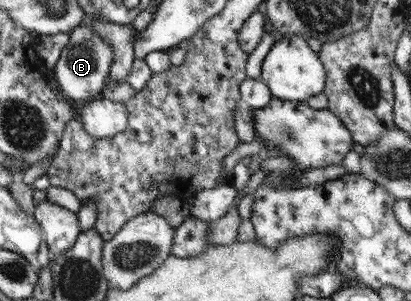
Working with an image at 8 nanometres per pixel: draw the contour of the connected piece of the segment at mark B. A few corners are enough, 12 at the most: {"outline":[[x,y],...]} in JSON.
{"outline":[[85,23],[54,67],[73,101],[99,98],[114,54]]}

